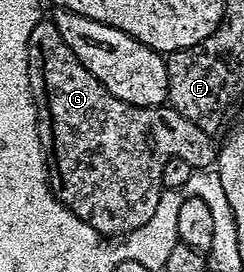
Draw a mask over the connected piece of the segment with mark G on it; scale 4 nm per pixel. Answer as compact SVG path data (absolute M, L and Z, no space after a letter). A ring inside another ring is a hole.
M40 19L37 27L33 27L27 58L31 94L39 110L39 138L43 144L51 190L66 209L96 229L100 238L122 239L131 233L131 225L135 225L135 189L143 189L143 222L150 226L160 194L157 183L162 179L165 163L174 157L192 162L196 170L211 169L216 164L217 145L211 142L214 141L212 134L201 131L197 123L189 123L185 115L173 108L130 105L117 99L117 95L109 92L79 62L77 55L73 55L65 39L61 39L54 20Z

